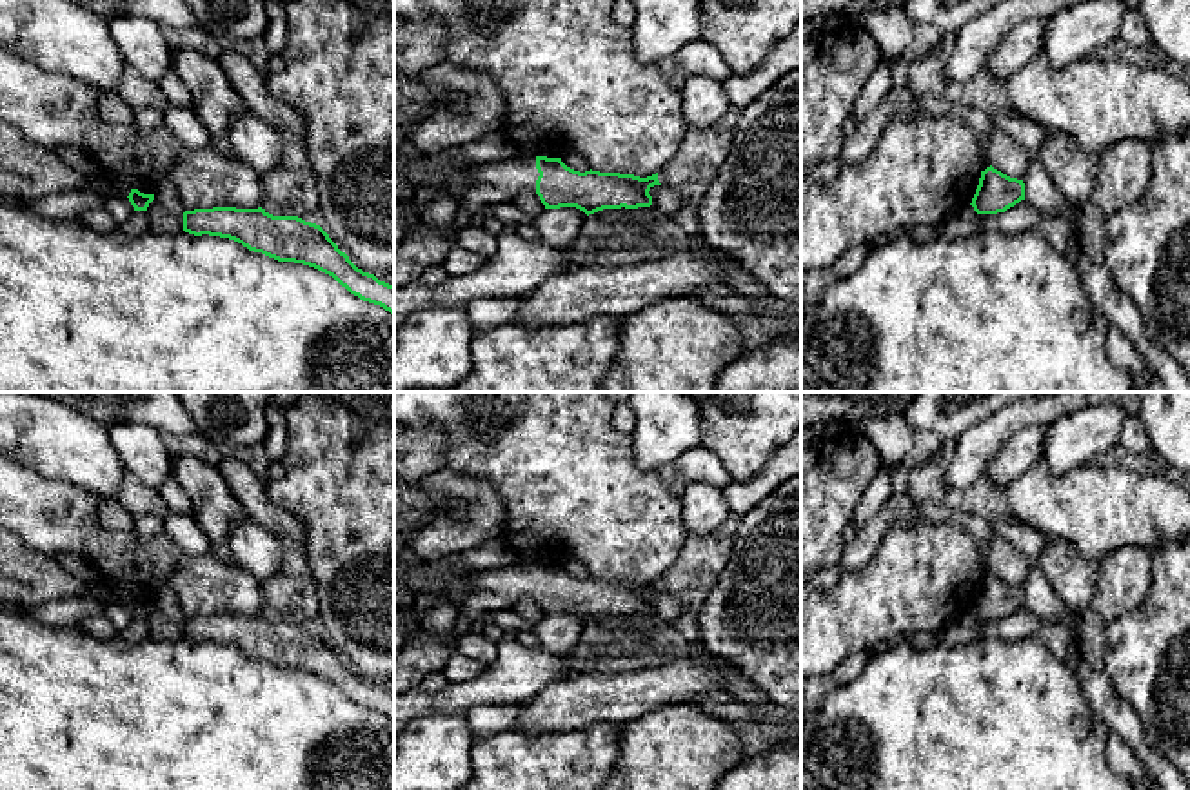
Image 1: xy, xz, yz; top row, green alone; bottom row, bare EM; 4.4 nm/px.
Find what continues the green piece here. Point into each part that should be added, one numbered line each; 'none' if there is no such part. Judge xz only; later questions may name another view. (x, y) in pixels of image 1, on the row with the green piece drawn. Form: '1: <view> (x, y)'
1: xz (496, 182)

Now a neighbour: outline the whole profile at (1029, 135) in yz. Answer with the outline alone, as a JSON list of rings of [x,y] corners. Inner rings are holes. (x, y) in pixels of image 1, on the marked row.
[[[997,114],[990,120],[990,127],[1012,138],[1030,158],[1037,158],[1048,136],[1045,127],[1019,114]]]

